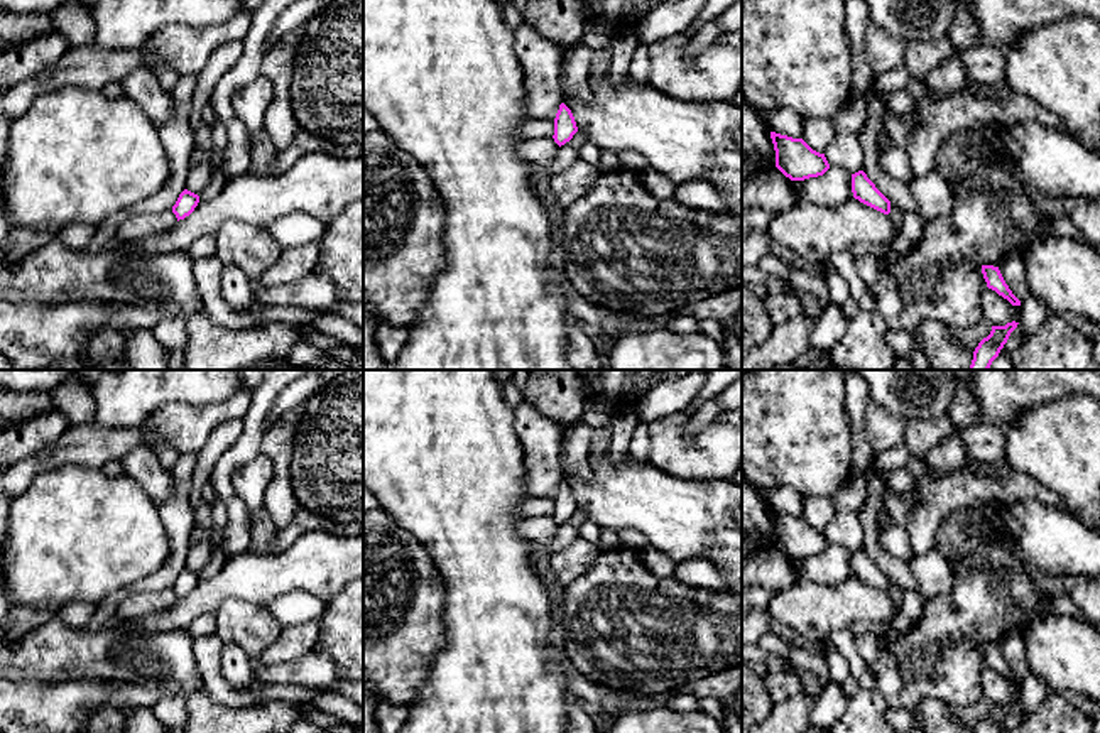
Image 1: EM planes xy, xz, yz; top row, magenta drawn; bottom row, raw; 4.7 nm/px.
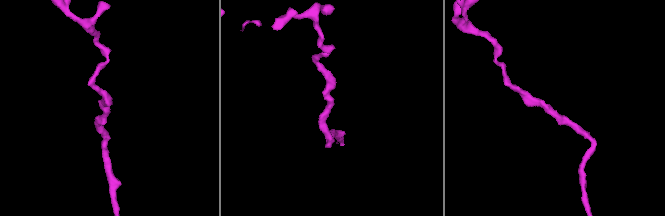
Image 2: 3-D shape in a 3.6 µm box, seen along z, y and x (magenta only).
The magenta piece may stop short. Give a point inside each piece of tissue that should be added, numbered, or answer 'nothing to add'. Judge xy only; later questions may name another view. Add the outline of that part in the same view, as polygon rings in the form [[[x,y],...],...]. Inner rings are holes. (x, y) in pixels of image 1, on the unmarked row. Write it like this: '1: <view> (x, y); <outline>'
nothing to add

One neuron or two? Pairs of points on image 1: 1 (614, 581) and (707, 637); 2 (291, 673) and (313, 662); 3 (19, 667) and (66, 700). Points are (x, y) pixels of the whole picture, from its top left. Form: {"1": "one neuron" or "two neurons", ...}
{"1": "one neuron", "2": "one neuron", "3": "two neurons"}

